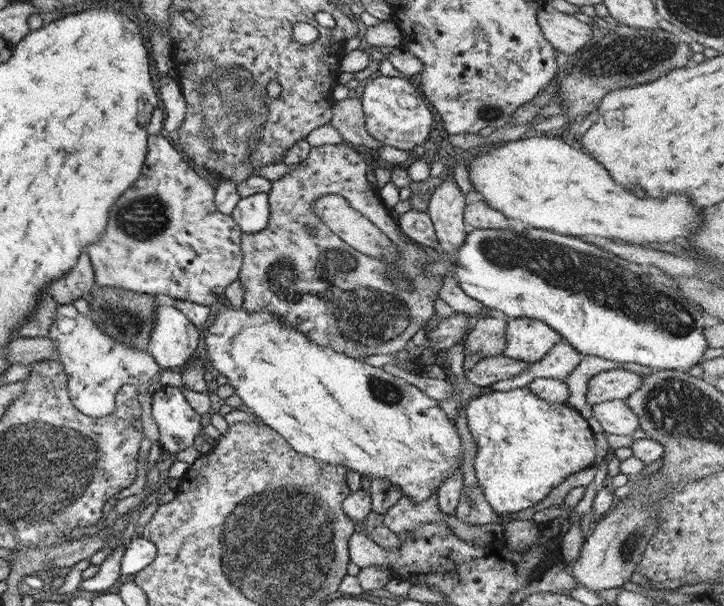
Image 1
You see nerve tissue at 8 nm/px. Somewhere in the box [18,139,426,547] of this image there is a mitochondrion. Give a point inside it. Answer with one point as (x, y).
(366, 318)

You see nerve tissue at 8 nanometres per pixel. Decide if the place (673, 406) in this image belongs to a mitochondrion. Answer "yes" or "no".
yes

